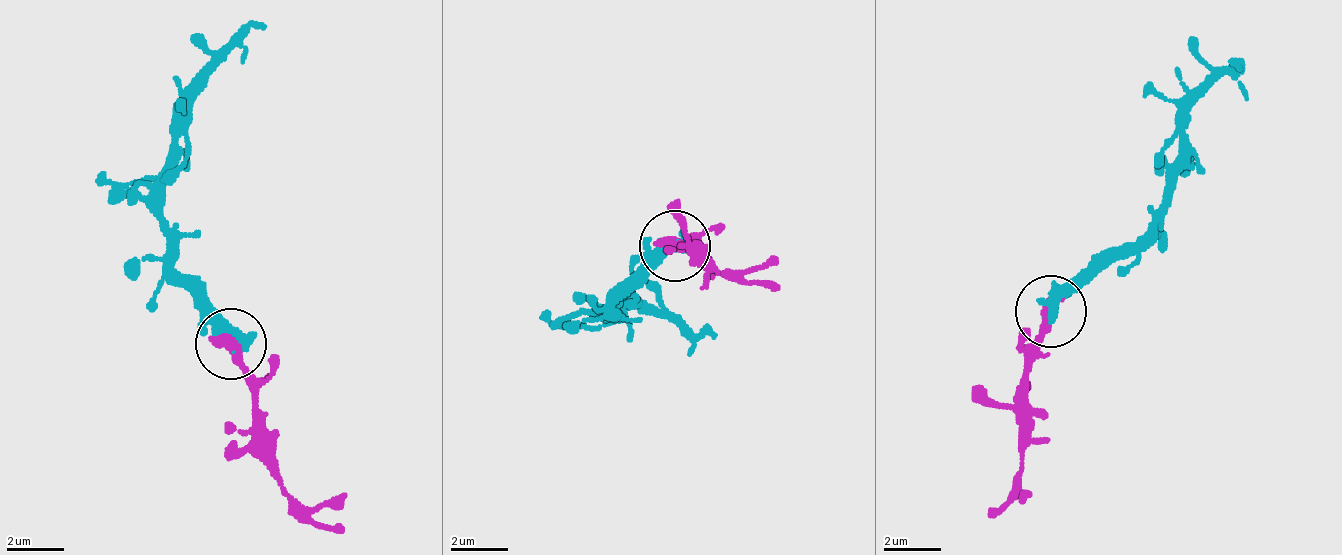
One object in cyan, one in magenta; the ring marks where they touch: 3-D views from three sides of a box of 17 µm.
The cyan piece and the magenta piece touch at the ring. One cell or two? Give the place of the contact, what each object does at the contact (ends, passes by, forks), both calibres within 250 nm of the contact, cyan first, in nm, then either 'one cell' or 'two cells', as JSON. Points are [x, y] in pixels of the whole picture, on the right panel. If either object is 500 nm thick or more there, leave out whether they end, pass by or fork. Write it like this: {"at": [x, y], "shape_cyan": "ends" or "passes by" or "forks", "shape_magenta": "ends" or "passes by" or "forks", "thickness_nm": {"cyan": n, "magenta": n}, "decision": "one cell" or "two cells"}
{"at": [1051, 311], "thickness_nm": {"cyan": 550, "magenta": 460}, "decision": "one cell"}

